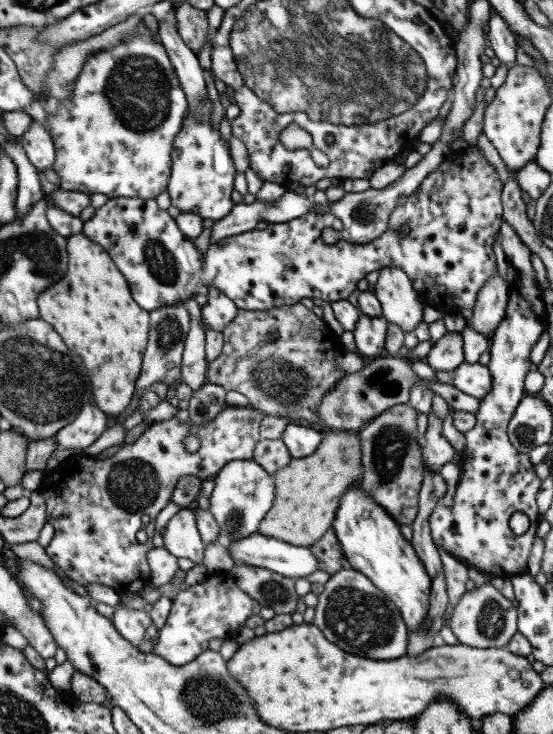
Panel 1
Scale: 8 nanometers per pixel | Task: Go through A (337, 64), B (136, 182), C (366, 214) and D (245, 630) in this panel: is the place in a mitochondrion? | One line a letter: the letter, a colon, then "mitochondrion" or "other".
A: mitochondrion
B: other
C: mitochondrion
D: other

